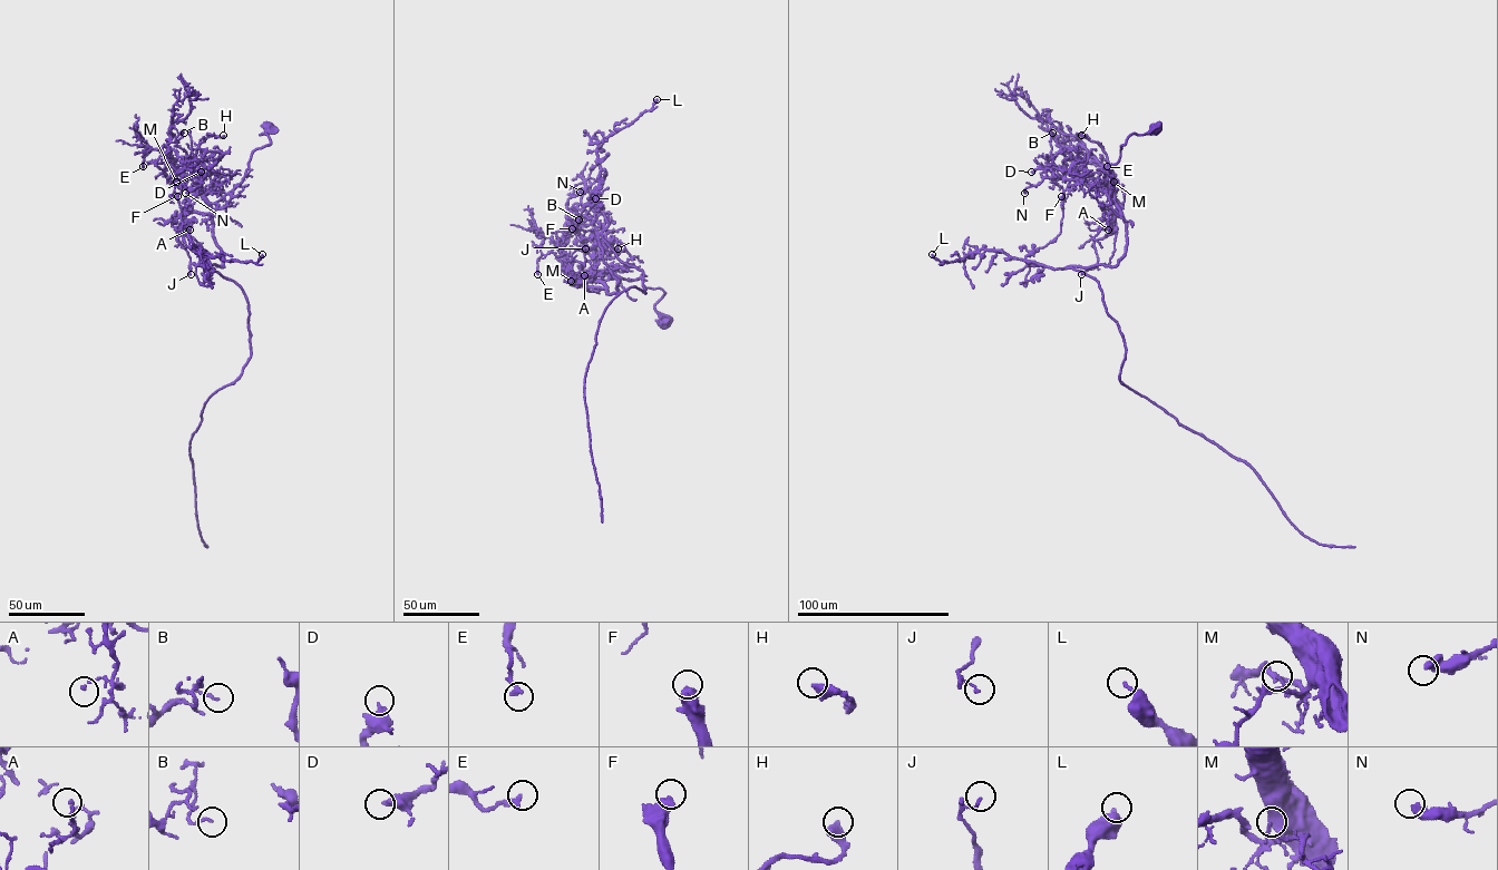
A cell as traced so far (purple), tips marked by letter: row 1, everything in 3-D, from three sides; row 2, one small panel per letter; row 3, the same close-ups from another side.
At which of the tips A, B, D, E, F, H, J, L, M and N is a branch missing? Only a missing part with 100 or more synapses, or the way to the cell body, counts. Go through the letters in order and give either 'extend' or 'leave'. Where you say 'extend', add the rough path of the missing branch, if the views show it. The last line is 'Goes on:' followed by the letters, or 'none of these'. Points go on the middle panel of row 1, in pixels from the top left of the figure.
A: leave
B: leave
D: leave
E: leave
F: leave
H: leave
J: leave
L: leave
M: leave
N: leave
Goes on: none of these

